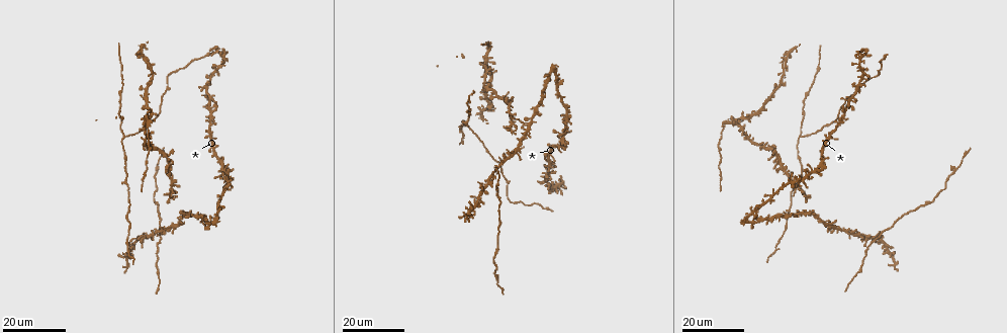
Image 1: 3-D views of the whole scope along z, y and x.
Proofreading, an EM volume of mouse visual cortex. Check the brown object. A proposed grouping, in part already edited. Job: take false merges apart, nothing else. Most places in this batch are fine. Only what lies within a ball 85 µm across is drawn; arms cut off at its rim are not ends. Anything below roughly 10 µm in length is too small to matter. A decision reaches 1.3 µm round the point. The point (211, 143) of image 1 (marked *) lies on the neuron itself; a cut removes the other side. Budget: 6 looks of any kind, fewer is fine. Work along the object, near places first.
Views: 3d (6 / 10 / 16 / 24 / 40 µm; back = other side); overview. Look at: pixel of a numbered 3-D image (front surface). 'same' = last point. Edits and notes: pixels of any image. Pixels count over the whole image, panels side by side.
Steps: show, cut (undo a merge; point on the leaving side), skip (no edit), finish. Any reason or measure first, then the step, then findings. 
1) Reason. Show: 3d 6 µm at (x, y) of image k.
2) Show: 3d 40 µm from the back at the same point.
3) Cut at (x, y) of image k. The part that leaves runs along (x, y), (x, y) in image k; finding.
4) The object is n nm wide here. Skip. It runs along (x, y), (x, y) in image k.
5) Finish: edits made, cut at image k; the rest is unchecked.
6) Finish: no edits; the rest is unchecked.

Looks like a crossing. Show: 3d 24 µm at (524, 129) of image 1.

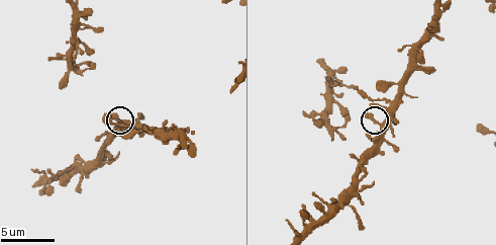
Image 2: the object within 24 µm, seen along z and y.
Show: 3d 10 µm at (380, 123) of image 2.

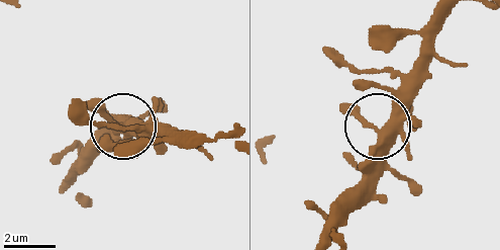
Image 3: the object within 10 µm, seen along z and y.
Skip. All the same neuron.

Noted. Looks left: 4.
Sudden change in width. Show: 3d 16 µm at (78, 74) of image 2.

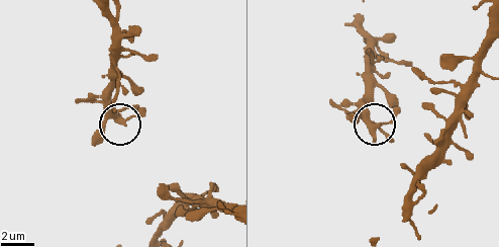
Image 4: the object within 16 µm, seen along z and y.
Skip. Continuous, no second neuron.

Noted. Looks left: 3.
Four-way junction. Show: 3d 24 µm at (487, 182) of image 1.

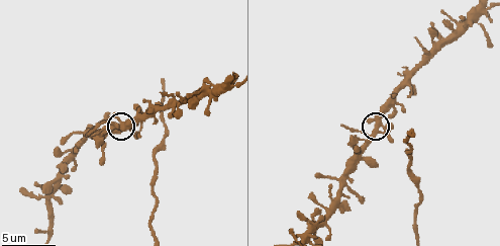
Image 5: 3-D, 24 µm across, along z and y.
Show: 3d 6 µm at (377, 131) of image 5.

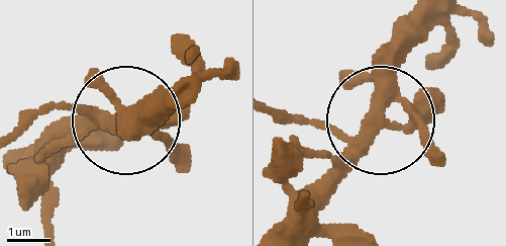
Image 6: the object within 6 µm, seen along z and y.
The side arm is 23 µm long. Skip. All the same neuron.

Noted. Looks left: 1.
Finish: no edits; the rest is unchecked.

